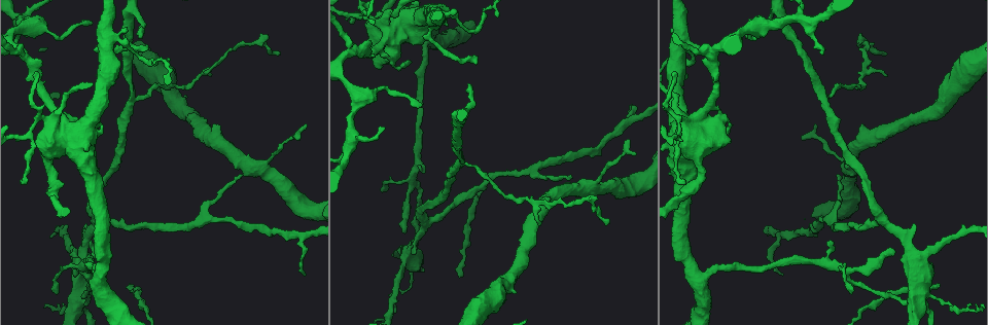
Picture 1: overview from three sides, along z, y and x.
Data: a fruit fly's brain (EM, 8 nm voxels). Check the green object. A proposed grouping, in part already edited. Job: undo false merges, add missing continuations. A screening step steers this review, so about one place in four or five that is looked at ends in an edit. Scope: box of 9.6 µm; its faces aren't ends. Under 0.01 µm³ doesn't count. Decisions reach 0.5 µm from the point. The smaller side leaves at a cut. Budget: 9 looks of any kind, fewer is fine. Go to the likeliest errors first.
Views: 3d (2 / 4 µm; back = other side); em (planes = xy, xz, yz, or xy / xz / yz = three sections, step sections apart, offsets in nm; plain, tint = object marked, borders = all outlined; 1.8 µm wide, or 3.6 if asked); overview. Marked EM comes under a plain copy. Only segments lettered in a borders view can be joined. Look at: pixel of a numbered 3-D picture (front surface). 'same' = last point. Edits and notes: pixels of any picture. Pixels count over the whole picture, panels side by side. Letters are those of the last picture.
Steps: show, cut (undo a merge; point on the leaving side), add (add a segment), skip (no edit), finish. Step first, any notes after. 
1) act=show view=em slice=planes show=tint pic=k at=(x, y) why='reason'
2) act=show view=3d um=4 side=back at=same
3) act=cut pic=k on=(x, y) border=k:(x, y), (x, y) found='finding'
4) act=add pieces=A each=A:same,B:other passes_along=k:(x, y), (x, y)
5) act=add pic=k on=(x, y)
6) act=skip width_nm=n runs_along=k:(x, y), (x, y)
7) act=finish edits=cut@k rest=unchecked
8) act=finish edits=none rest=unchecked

act=show view=3d um=2 pic=1 at=(21, 182) why='thin end'

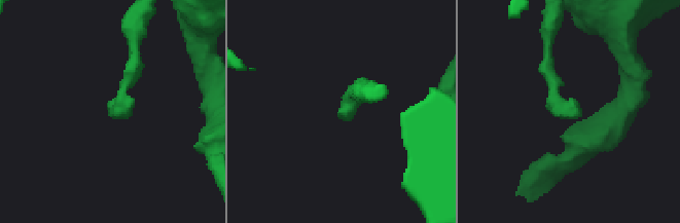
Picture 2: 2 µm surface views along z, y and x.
act=show view=em slice=xy step=4 show=borders pic=2 at=(346, 113) why='need the tissue'

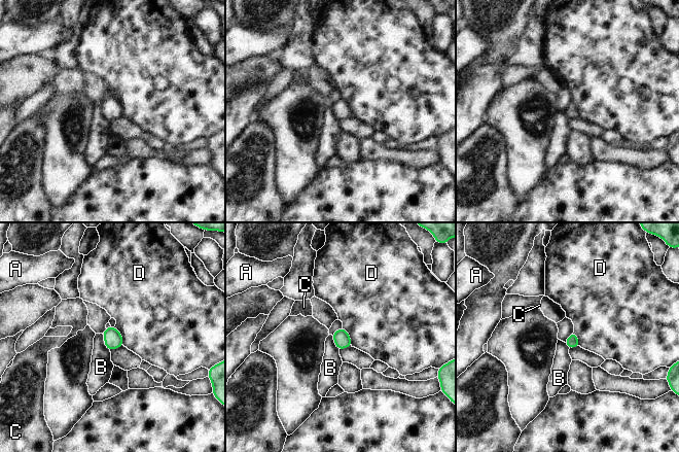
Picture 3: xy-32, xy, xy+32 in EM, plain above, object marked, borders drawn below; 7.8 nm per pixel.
act=skip each=A:other,B:other,C:other,D:other border=3:(101, 334), (104, 345), (109, 350) found='none of them fits'

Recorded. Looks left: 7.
act=show view=em um=3.6 slice=xz step=16 show=borders pic=1 at=(131, 288) why='branch stops here'

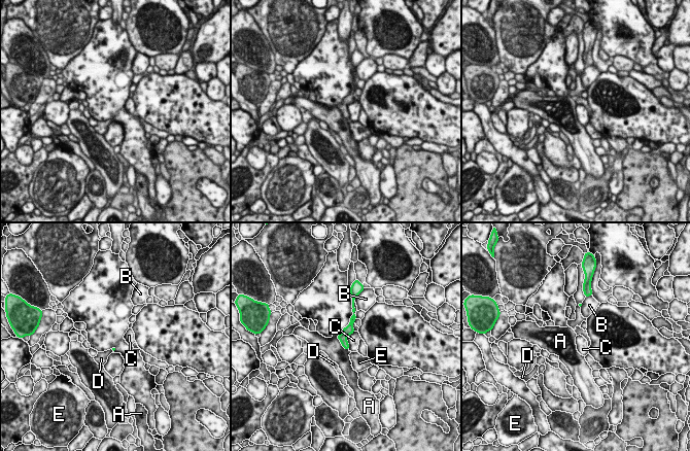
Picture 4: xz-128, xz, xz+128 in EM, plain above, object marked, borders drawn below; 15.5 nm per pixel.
act=show view=em um=3.6 slice=yz step=8 show=borders at=same

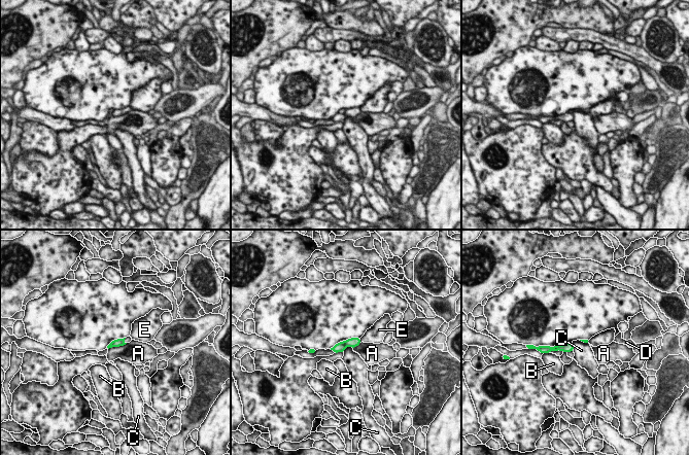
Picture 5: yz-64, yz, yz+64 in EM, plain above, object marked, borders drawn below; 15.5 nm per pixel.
act=add pieces=D each=A:other,B:other,C:other,D:same,E:other passes_along=5:(116, 343), (124, 340), (128, 339) found='the cell continues'

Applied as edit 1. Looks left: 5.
act=show view=em slice=xz step=8 show=tint pic=1 at=(698, 122) why='touches itself'

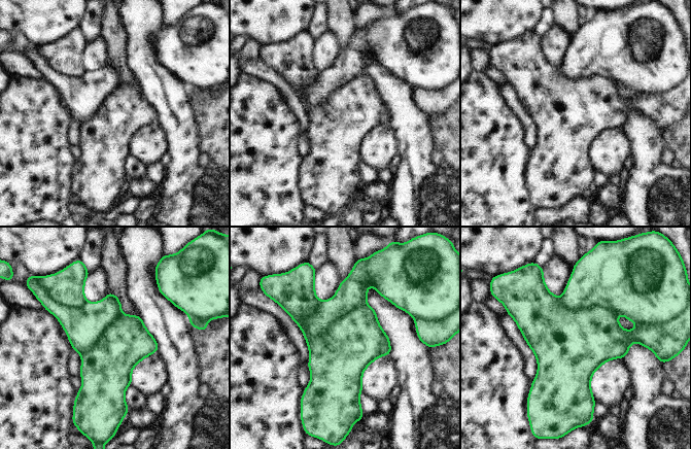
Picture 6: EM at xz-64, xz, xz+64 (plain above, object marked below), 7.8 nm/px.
act=show view=em slice=planes show=borders at=same

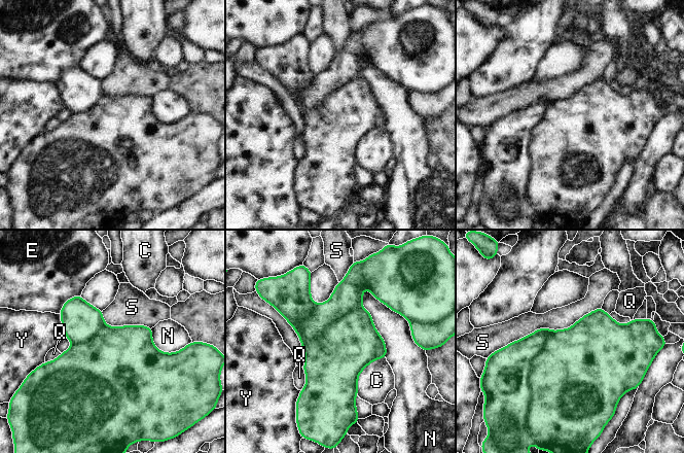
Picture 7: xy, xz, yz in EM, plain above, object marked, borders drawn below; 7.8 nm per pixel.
act=cut pic=7 on=(558, 378) each=C:other,E:other,N:other,Q:other,S:other,Y:other border=7:(555, 330), (530, 362), (528, 402) found='a second cell is stuck on'

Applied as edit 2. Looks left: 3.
act=show view=em slice=planes show=borders pic=1 at=(410, 183) why='branch point'

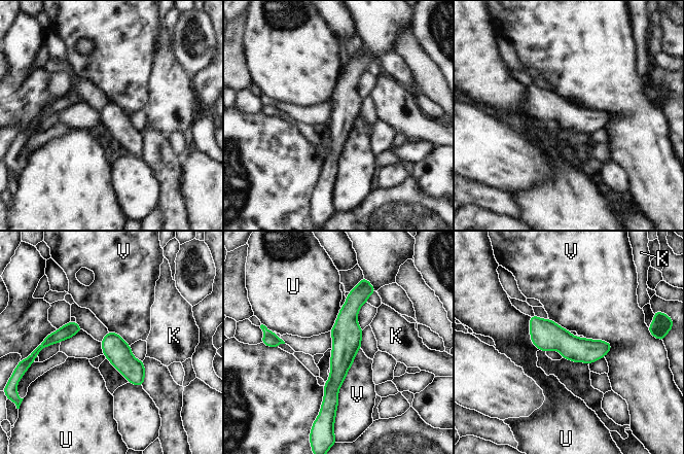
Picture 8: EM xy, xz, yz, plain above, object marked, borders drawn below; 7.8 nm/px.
act=skip each=K:other,U:other,V:other border=8:(360, 348), (338, 390), (334, 417) found='one cell here'

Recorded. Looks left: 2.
act=finish edits=add@5,cut@7 rest=unchecked

